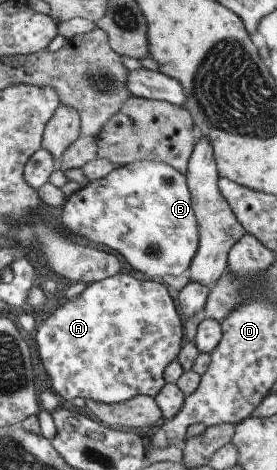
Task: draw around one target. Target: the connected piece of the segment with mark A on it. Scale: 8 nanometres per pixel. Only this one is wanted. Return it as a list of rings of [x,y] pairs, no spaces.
[[[117,272],[115,275],[97,281],[97,283],[91,283],[91,285],[85,286],[80,294],[76,295],[75,298],[67,300],[66,305],[58,306],[56,310],[53,311],[53,314],[49,315],[48,318],[41,323],[39,332],[33,339],[33,343],[39,343],[38,353],[41,363],[45,373],[50,377],[49,385],[51,385],[51,391],[57,395],[59,402],[69,402],[75,399],[75,397],[81,397],[81,399],[93,400],[102,404],[114,404],[124,402],[133,396],[141,394],[151,396],[152,398],[154,397],[165,382],[162,376],[163,370],[171,361],[176,359],[185,337],[183,333],[184,321],[175,310],[175,306],[173,306],[173,301],[171,300],[171,293],[167,292],[165,286],[161,281],[151,279],[139,281],[139,279],[135,279],[135,277],[131,277],[131,275],[127,273]]]

